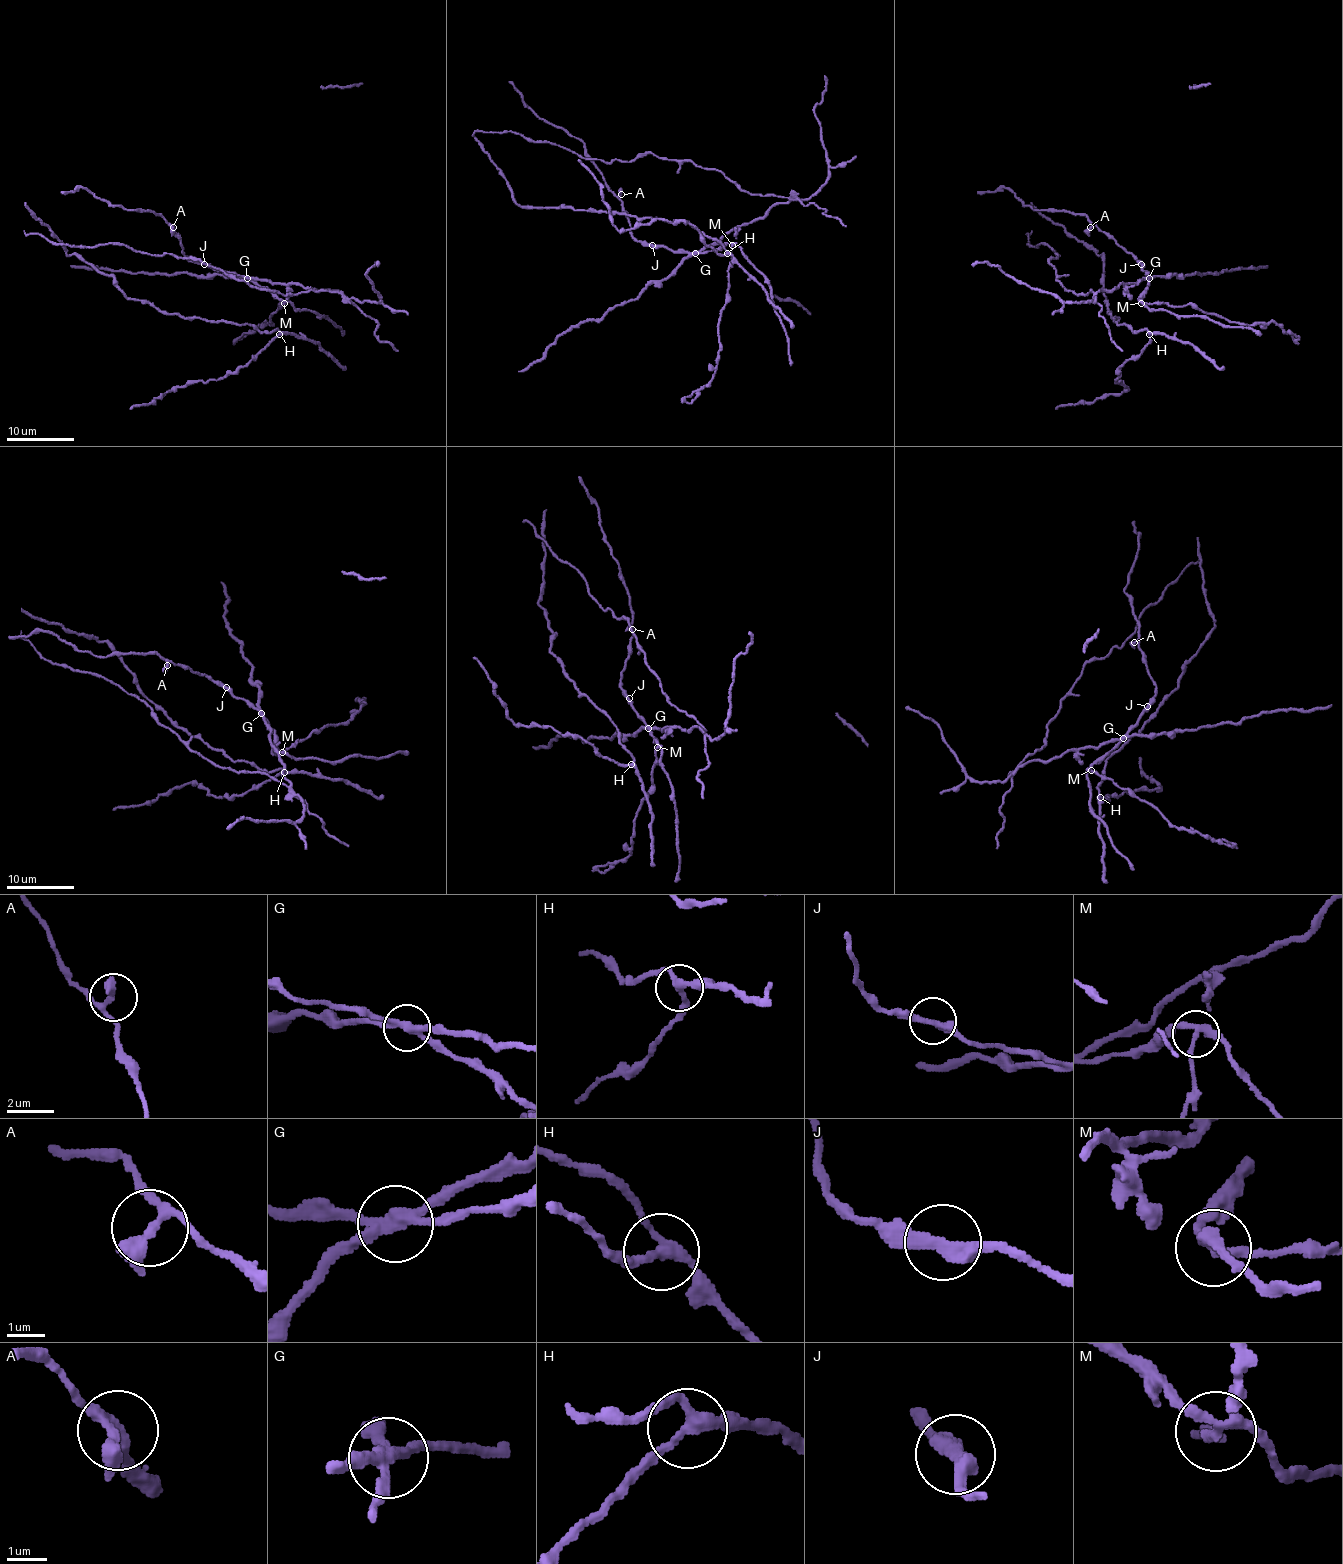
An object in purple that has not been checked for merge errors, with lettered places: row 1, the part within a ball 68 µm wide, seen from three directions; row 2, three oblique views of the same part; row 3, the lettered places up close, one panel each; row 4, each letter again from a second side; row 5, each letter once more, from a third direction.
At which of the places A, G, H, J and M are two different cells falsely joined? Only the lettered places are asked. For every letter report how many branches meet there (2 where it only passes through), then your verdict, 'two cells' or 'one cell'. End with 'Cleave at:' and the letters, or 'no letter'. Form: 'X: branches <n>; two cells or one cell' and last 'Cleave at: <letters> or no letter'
A: branches 3; one cell
G: branches 4; two cells
H: branches 3; one cell
J: branches 2; one cell
M: branches 3; two cells
Cleave at: G, M

